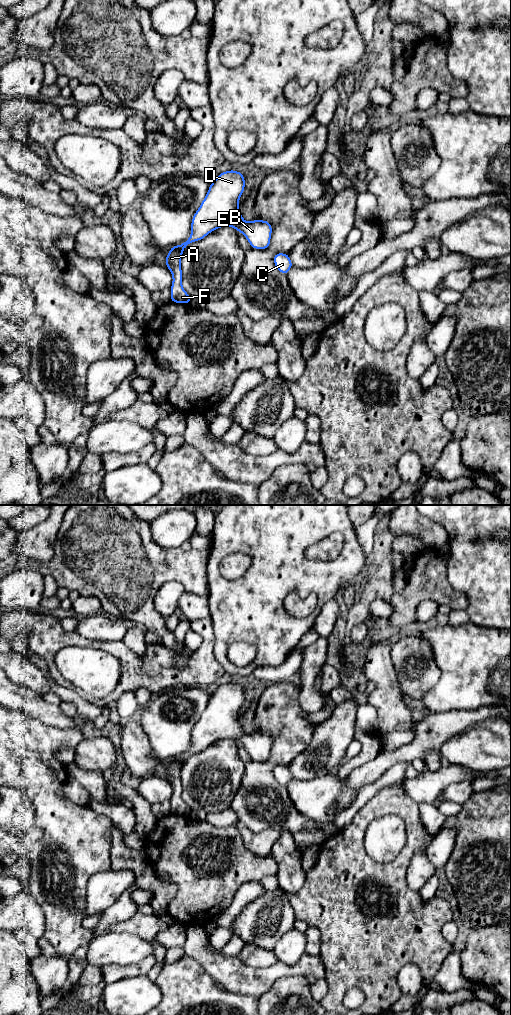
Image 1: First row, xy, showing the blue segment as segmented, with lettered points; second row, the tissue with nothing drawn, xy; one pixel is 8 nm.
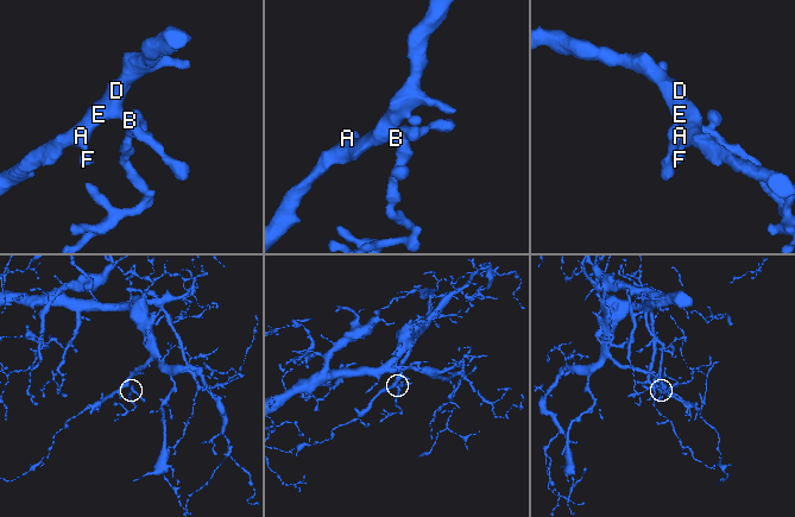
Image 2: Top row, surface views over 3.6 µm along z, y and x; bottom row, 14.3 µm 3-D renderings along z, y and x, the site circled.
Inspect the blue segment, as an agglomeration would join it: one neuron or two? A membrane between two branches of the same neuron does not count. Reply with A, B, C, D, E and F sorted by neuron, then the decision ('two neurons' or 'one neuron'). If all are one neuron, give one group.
A B C D E F | one neuron

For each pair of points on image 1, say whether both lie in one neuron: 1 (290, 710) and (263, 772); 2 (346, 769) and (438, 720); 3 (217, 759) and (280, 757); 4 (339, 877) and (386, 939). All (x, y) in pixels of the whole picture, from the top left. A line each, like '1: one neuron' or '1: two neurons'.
1: one neuron
2: two neurons
3: two neurons
4: one neuron

